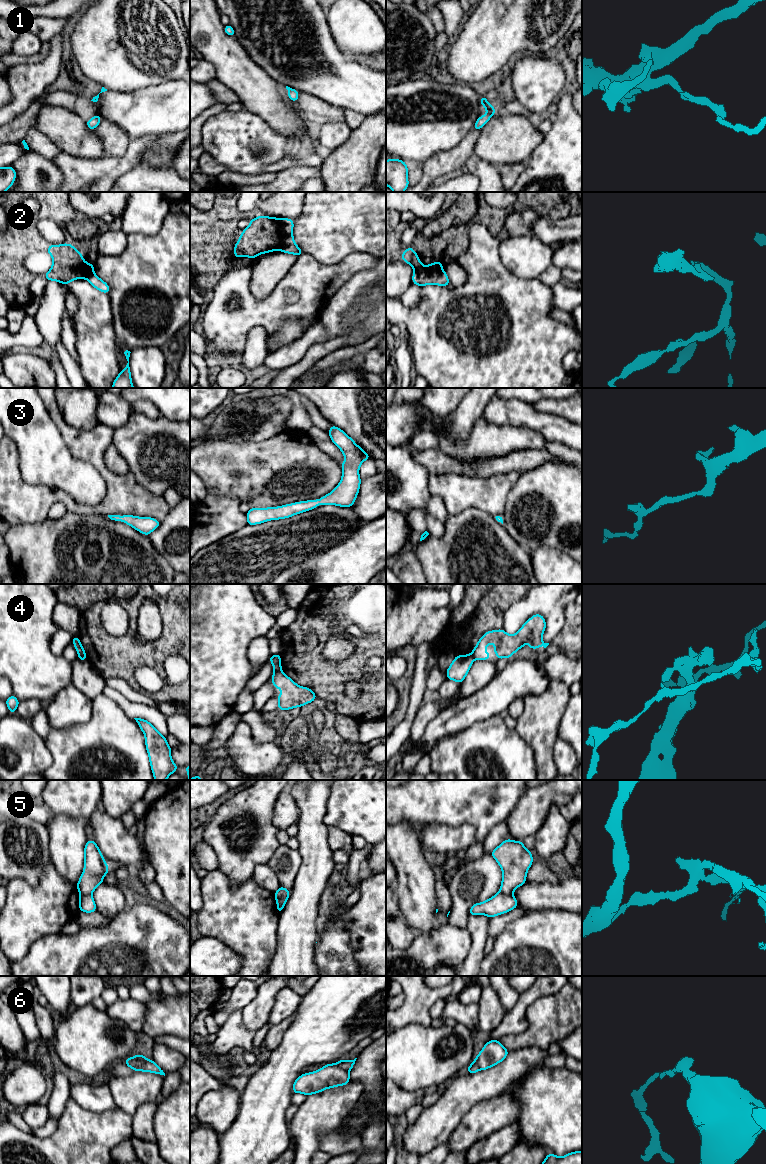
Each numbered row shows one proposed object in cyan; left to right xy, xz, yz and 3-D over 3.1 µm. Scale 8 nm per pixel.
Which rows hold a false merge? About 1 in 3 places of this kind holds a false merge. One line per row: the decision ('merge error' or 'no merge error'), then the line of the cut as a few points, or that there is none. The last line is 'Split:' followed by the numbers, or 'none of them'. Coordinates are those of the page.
1: no merge error | no cut
2: merge error | xz (282, 219), (284, 239), (283, 244), (278, 249)
3: no merge error | no cut
4: merge error | xz (274, 670), (281, 671)
5: merge error | yz (500, 891), (511, 895)
6: merge error | xz (334, 1064), (348, 1072)
Split: 2, 4, 5, 6

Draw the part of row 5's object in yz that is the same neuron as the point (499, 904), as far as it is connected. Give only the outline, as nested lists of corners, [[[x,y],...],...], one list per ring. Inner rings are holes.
[[[498,892],[490,899],[475,903],[469,910],[468,915],[486,915],[492,918],[509,912],[510,910],[518,907],[517,899],[512,895],[504,895]]]

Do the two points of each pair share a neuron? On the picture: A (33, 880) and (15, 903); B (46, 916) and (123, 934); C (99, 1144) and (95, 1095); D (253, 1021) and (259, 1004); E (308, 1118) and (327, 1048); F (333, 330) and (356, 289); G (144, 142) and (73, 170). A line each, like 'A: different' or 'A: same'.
A: different
B: different
C: different
D: same
E: different
F: same
G: same

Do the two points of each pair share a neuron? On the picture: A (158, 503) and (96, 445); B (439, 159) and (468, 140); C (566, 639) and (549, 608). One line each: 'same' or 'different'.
A: same
B: same
C: different

